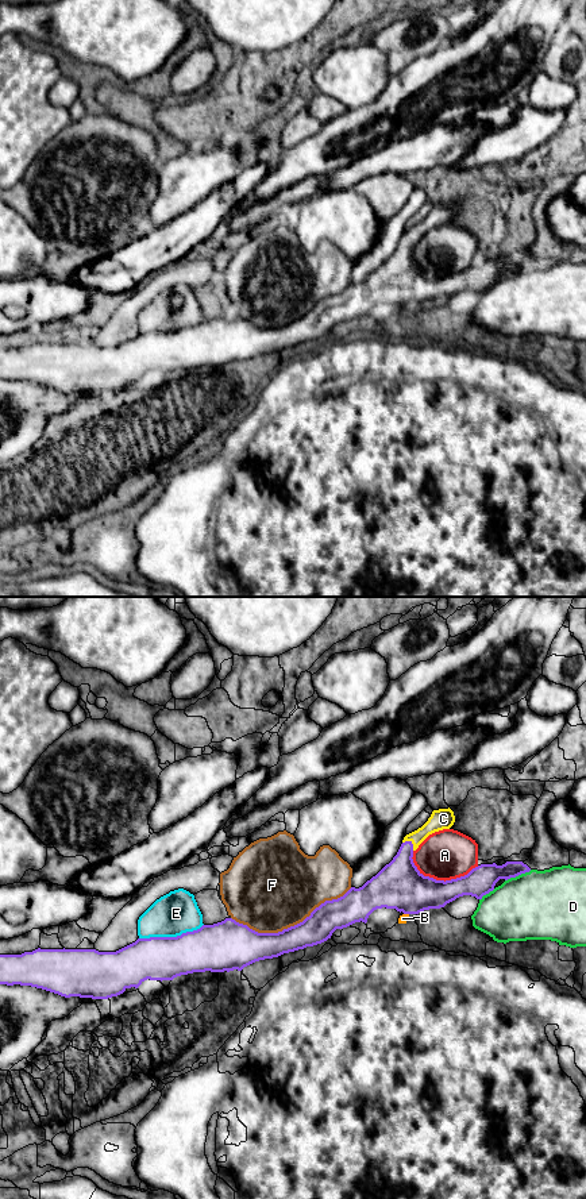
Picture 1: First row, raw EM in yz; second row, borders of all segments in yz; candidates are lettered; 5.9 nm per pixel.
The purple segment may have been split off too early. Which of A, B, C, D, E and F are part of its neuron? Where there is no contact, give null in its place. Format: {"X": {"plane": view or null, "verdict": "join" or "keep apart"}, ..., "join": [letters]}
{"A": {"plane": "yz", "verdict": "keep apart"}, "B": {"plane": "yz", "verdict": "keep apart"}, "C": {"plane": "yz", "verdict": "join"}, "D": {"plane": "yz", "verdict": "keep apart"}, "E": {"plane": "yz", "verdict": "keep apart"}, "F": {"plane": "yz", "verdict": "keep apart"}, "join": ["C"]}

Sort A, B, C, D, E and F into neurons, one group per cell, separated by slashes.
A / B / C / D / E F

